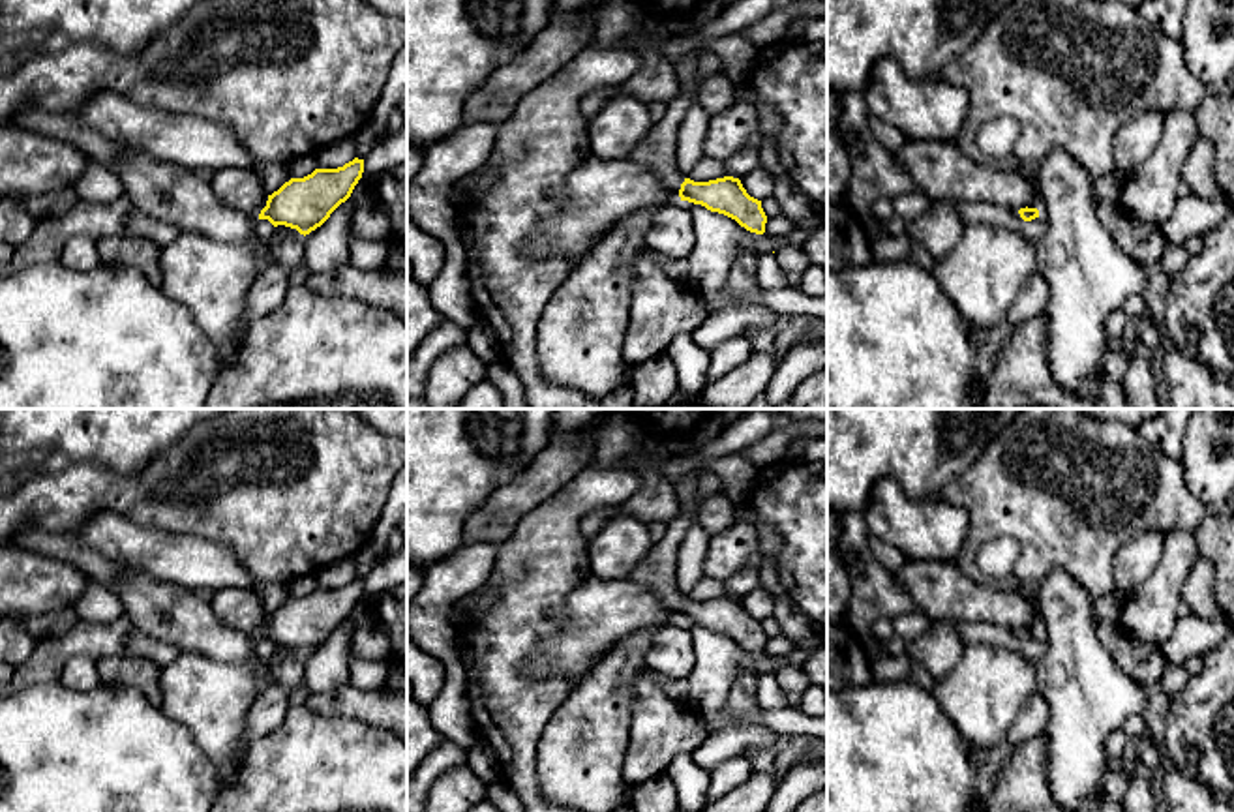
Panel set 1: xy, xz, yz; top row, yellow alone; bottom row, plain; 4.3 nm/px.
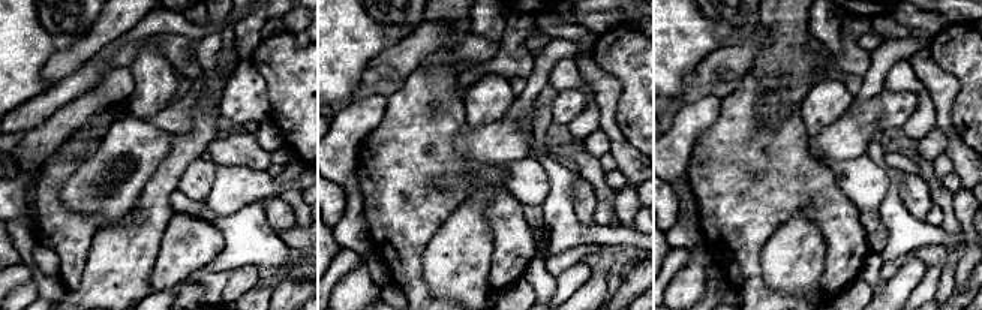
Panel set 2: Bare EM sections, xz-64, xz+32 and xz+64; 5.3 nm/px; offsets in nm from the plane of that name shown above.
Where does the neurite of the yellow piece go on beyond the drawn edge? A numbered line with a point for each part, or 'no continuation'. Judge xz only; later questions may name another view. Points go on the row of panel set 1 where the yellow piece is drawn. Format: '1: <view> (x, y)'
1: xz (659, 150)

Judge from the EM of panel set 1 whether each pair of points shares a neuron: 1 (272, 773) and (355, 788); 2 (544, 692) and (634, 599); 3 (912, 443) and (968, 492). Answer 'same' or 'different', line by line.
1: same
2: different
3: different

